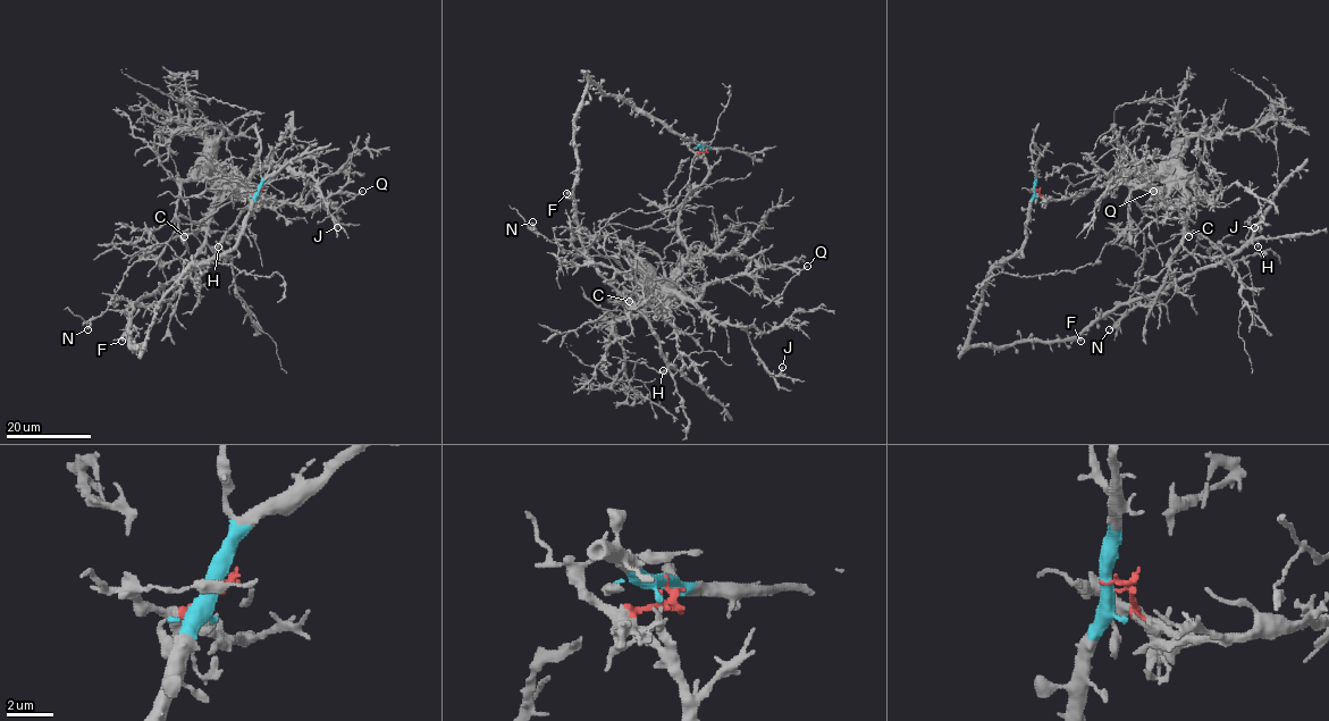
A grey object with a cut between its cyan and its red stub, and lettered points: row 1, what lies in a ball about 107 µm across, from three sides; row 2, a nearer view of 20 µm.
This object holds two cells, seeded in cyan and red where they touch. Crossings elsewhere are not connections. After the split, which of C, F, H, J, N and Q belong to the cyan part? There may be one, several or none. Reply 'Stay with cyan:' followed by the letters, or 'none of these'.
Stay with cyan: F, H

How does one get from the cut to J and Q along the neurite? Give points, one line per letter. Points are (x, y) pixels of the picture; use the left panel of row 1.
J: (260, 190), (254, 196), (232, 187), (295, 203), (309, 183), (337, 227)
Q: (260, 190), (254, 196), (263, 200), (232, 187), (272, 207), (310, 207), (362, 190)

